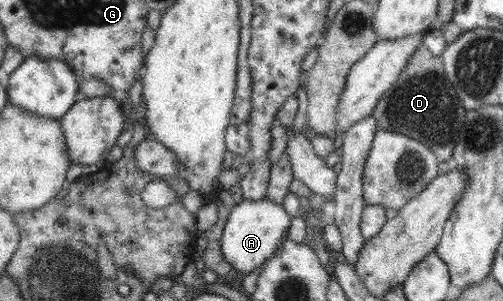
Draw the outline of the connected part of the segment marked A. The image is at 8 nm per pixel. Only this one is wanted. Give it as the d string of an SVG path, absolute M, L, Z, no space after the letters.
M266 198L261 201L244 199L229 213L220 239L222 256L233 269L248 274L273 257L281 242L288 237L291 219L292 216L283 209L281 203L275 203Z

